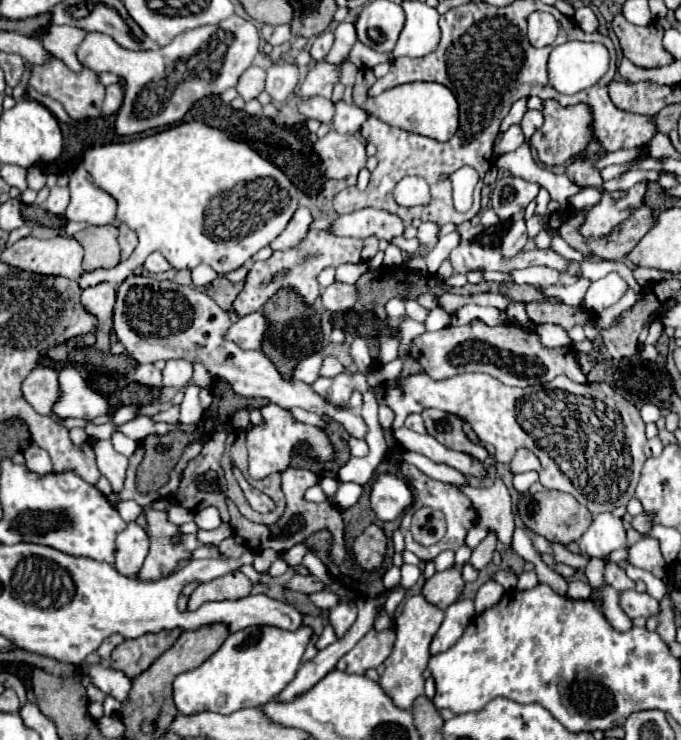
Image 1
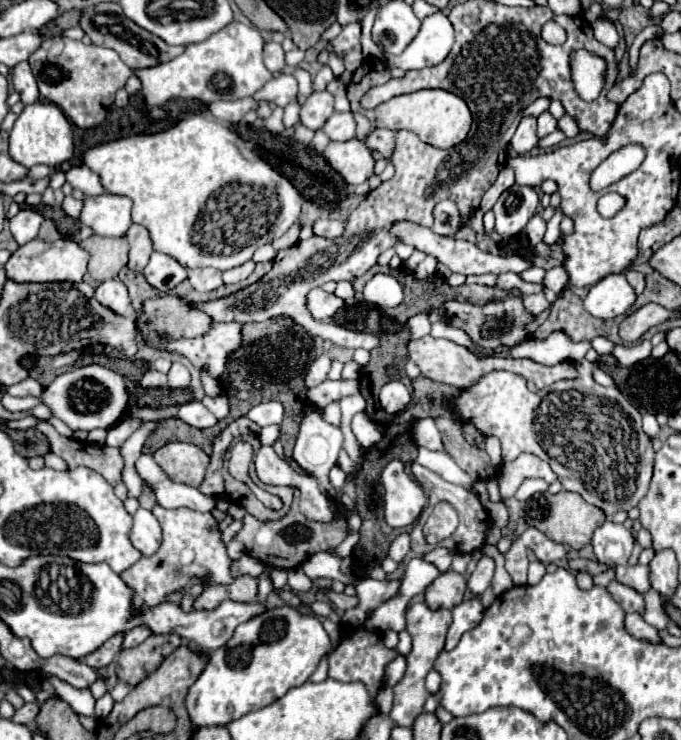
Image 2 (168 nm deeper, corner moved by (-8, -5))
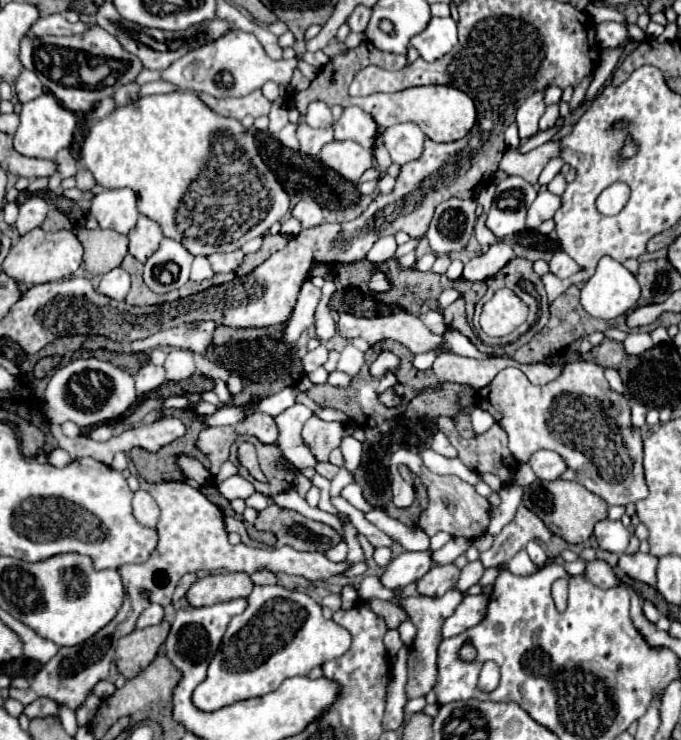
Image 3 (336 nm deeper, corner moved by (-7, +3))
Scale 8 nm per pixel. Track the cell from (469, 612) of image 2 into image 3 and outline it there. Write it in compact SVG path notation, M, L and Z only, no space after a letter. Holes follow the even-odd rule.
M465 594L461 604L457 606L457 610L453 612L453 616L449 616L443 624L443 638L457 636L457 634L465 632L467 628L477 626L483 620L485 610L487 610L487 596Z

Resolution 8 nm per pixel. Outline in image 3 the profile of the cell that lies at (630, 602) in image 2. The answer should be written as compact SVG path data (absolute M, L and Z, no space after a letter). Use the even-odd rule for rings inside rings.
M593 560L593 562L587 562L587 572L585 576L597 584L599 588L615 588L615 586L623 586L623 582L619 580L619 576L615 574L615 570L601 562L601 560Z

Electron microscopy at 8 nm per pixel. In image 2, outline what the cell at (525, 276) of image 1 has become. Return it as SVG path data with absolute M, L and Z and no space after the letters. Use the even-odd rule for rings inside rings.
M556 266L556 268L552 268L552 270L546 272L544 286L546 286L548 290L552 290L552 292L558 294L566 284L568 284L568 272L566 272L564 266Z

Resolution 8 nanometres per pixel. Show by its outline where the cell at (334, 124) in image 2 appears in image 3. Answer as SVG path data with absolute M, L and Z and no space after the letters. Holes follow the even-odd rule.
M351 106L345 108L341 118L333 122L333 130L335 140L355 140L367 148L373 148L373 134L377 132L377 124L361 108Z

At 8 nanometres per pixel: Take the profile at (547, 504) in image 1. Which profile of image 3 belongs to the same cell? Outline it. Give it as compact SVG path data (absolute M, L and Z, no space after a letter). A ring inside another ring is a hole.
M537 480L533 486L529 486L523 494L523 504L533 510L545 526L567 540L569 544L579 544L585 542L593 534L593 526L607 518L607 504L601 500L597 494L589 492L583 484L579 482L567 482L567 480L553 480L553 482L541 482Z

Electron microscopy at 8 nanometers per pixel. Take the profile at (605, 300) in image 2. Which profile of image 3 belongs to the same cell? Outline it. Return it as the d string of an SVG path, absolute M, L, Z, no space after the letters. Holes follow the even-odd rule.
M603 256L591 280L581 288L581 306L595 318L611 320L637 306L639 284L617 260Z

